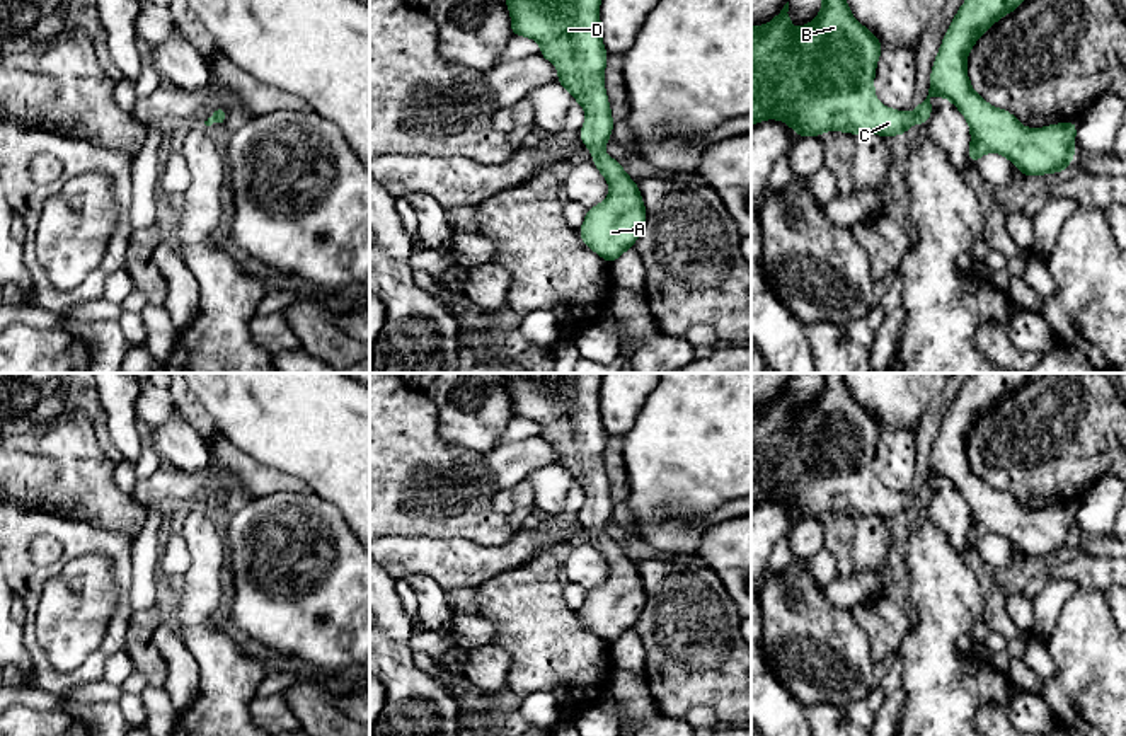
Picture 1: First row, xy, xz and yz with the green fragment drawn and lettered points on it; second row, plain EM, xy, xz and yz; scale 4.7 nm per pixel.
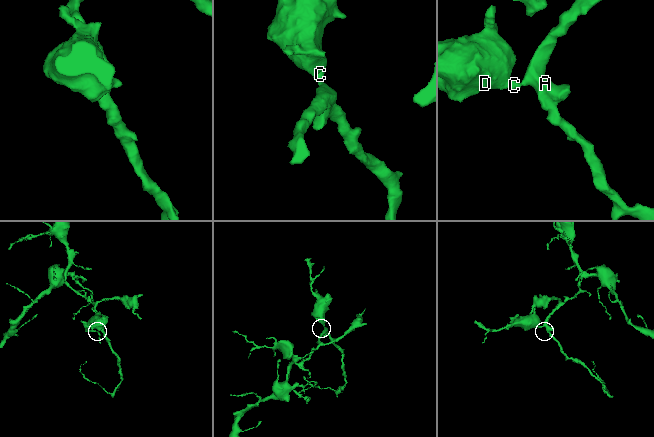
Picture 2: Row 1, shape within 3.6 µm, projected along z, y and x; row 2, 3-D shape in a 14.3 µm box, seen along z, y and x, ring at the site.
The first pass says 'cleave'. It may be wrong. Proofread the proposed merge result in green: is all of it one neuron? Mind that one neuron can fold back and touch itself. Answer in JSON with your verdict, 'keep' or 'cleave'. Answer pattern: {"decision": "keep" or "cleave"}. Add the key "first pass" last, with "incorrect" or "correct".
{"decision": "keep", "first pass": "incorrect"}

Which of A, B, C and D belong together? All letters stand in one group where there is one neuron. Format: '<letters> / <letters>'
A B C D

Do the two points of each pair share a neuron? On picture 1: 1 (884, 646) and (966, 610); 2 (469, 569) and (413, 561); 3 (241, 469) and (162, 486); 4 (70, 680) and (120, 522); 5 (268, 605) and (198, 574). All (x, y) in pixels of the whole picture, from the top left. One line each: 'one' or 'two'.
1: two
2: one
3: one
4: two
5: two

